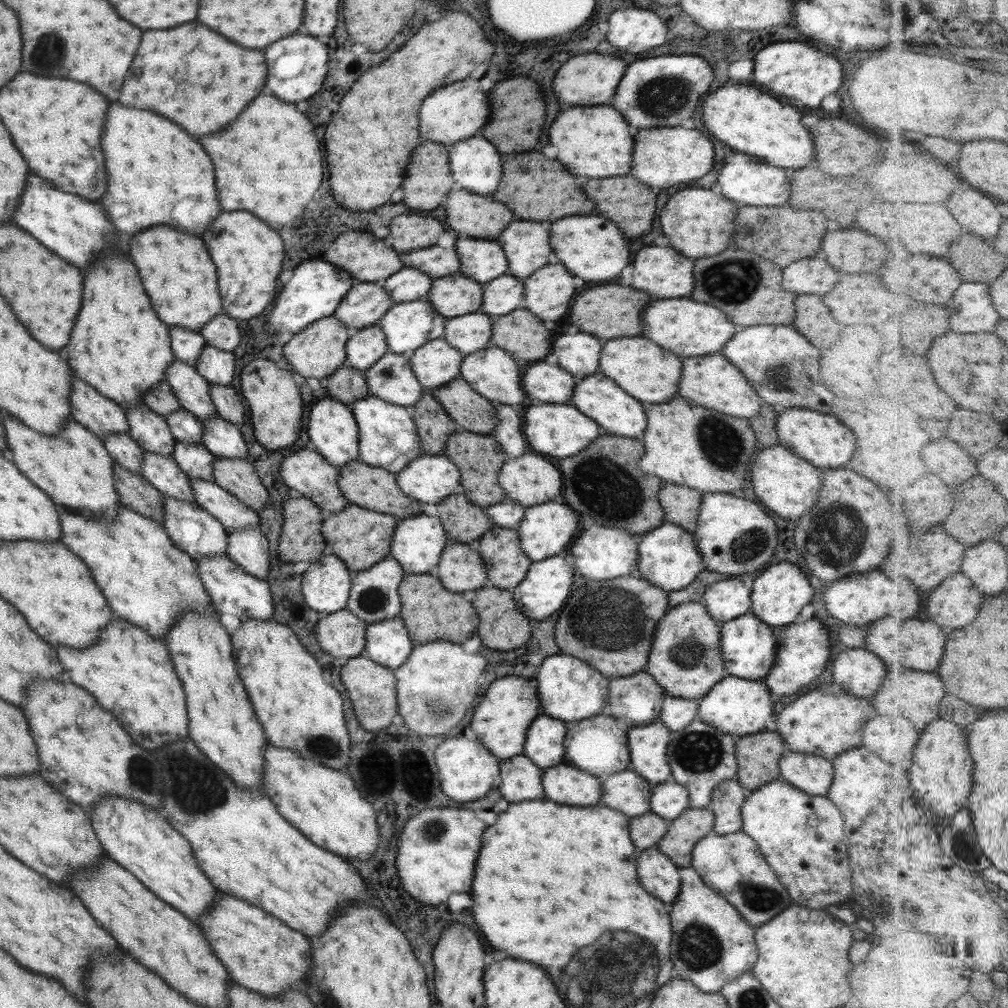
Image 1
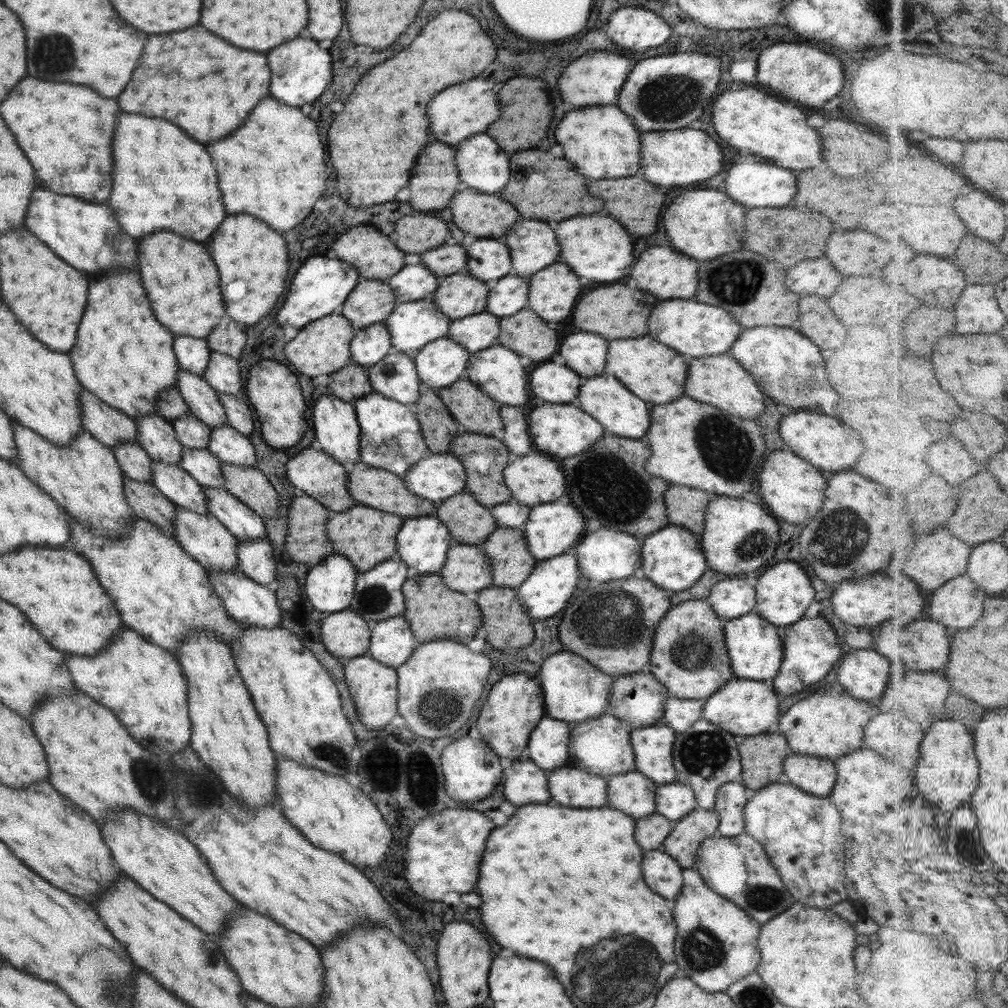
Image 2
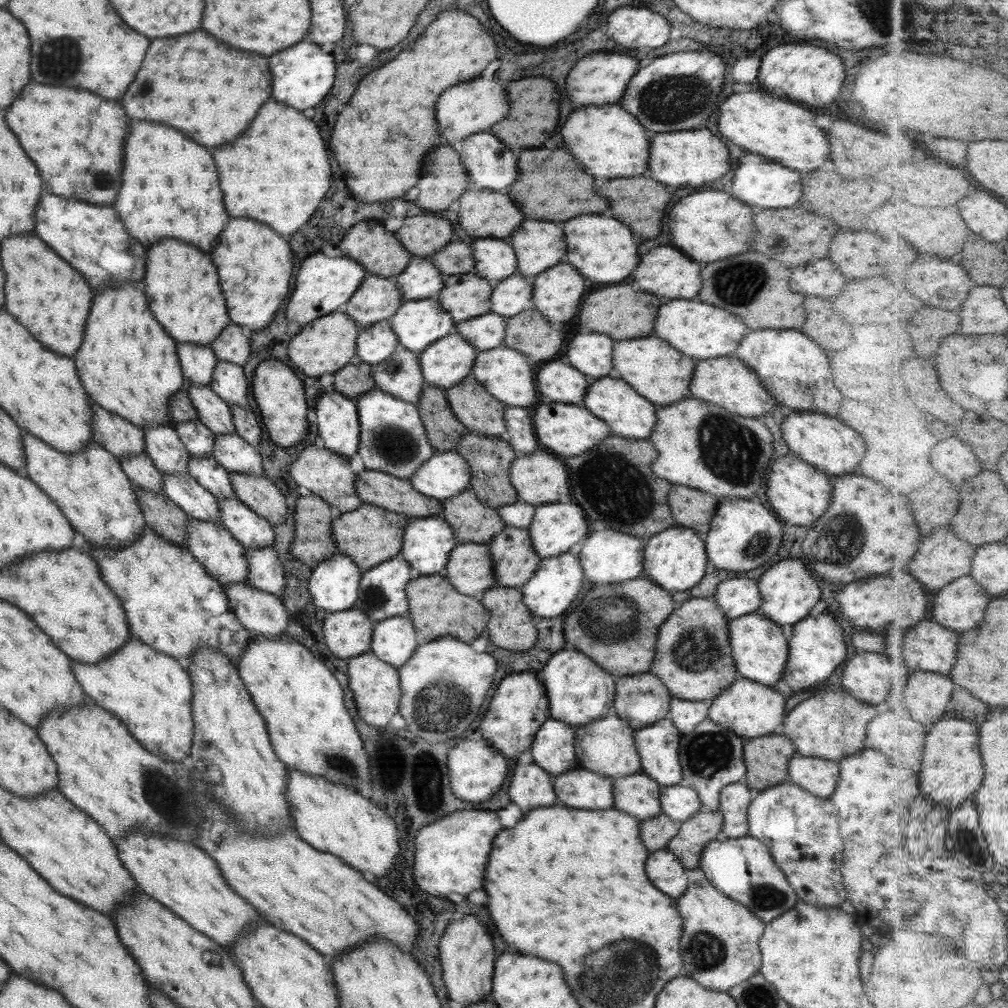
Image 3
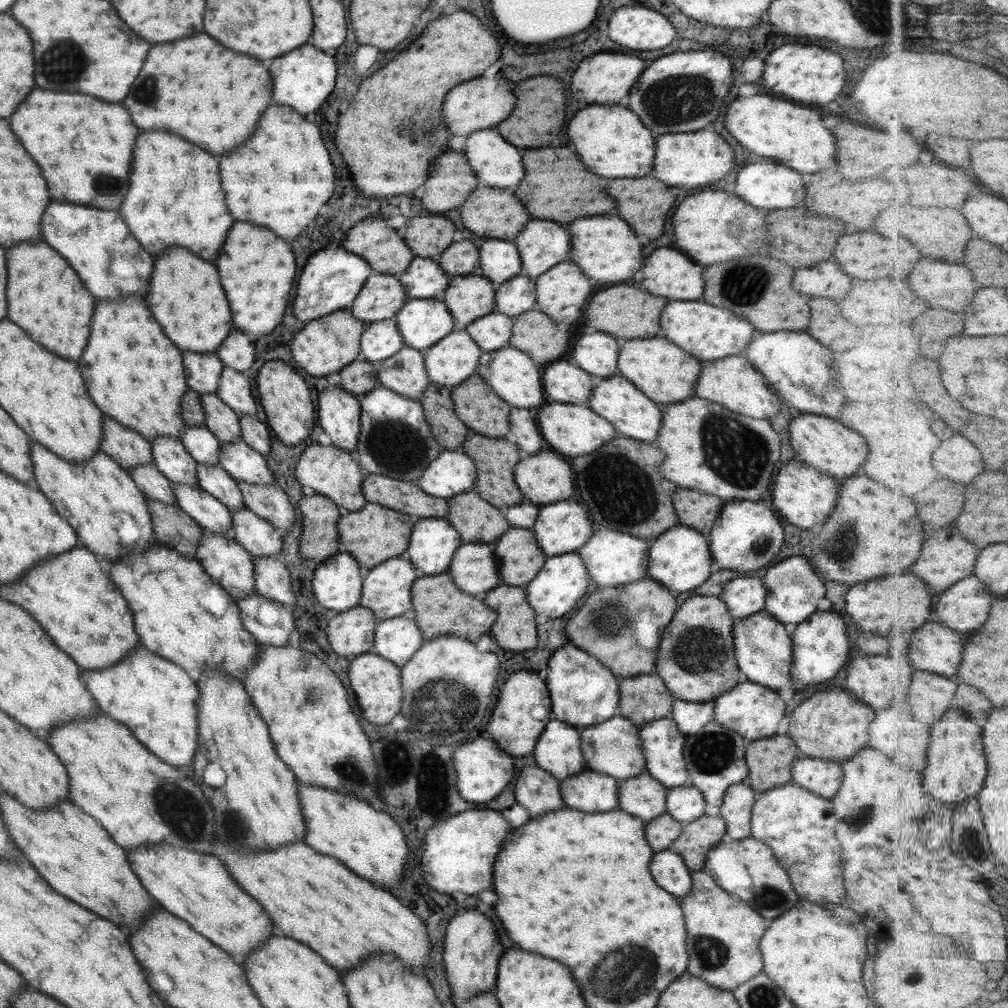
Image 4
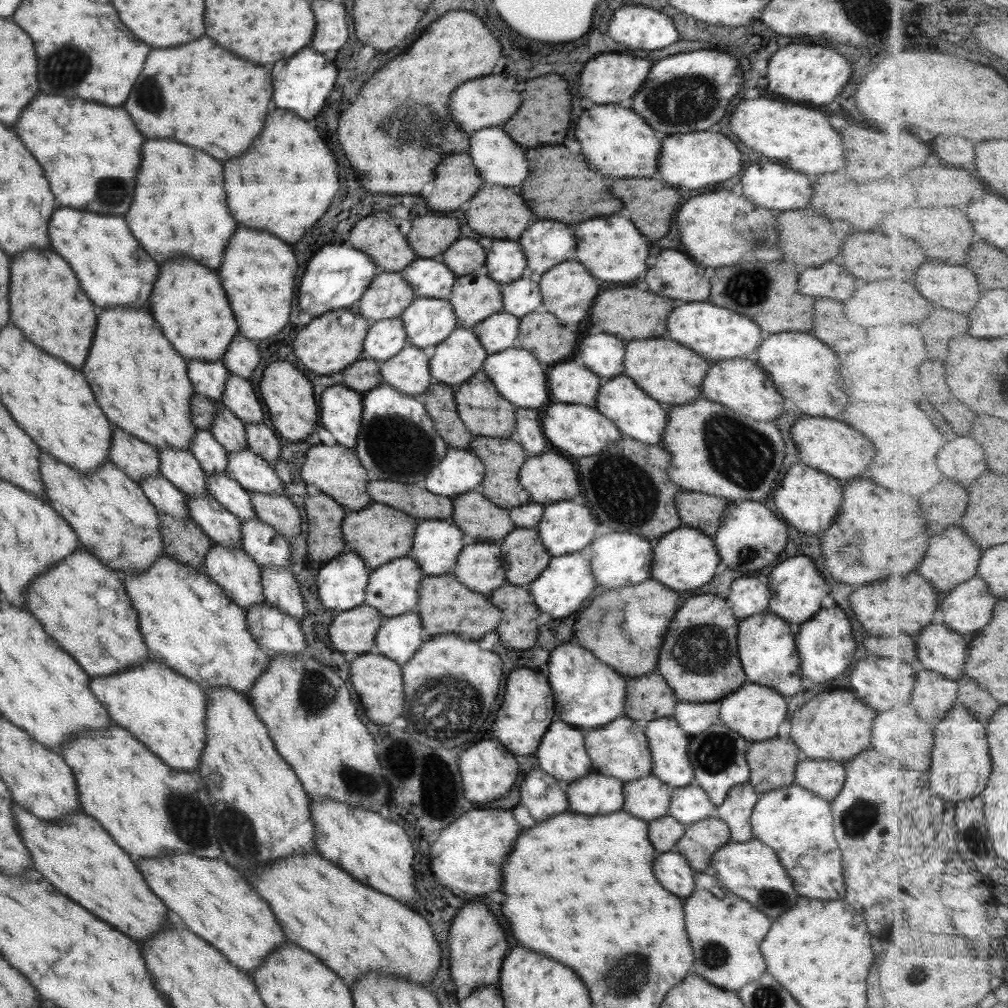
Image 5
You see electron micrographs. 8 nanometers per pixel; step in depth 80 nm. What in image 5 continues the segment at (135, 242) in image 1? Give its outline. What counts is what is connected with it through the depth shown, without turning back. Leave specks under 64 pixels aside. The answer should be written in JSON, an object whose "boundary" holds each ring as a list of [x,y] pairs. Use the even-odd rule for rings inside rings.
{"boundary":[[[179,256],[165,260],[159,266],[157,278],[159,280],[155,280],[153,284],[151,296],[147,300],[149,306],[145,310],[149,310],[155,322],[161,326],[163,336],[186,362],[221,360],[225,347],[237,332],[237,326],[217,274],[189,258]]]}

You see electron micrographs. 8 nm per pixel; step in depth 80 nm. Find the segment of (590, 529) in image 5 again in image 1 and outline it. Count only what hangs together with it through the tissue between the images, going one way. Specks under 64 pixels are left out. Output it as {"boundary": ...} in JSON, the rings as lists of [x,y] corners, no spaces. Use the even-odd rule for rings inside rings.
{"boundary":[[[551,501],[526,507],[519,522],[516,522],[519,546],[531,562],[555,556],[578,534],[581,529],[580,521],[579,515],[572,508],[553,504]]]}

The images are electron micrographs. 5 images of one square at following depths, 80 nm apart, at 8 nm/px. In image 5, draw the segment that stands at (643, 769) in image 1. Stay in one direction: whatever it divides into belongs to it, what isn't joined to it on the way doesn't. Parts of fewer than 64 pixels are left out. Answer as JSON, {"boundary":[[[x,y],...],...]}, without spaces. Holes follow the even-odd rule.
{"boundary":[[[671,717],[642,724],[651,757],[651,772],[671,788],[692,784],[693,773],[687,758],[690,736]]]}

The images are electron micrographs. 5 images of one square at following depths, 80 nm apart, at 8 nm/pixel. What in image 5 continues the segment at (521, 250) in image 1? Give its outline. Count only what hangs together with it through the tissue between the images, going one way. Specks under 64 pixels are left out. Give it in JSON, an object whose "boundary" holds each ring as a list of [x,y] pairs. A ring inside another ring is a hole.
{"boundary":[[[539,220],[529,224],[519,238],[519,246],[523,248],[527,270],[537,276],[559,262],[575,258],[573,230],[559,222]]]}

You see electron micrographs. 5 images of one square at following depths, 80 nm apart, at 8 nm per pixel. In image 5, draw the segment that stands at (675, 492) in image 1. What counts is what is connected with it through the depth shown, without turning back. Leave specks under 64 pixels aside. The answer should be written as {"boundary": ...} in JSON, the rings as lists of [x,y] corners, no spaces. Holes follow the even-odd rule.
{"boundary":[[[681,490],[681,492],[674,496],[674,507],[683,526],[697,529],[708,537],[717,530],[728,503],[728,499],[706,495],[700,492]]]}

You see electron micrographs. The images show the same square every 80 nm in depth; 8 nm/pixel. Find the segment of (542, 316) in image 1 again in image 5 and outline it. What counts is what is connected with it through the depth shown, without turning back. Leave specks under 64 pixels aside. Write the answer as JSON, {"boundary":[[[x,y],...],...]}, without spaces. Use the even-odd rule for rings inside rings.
{"boundary":[[[579,262],[557,264],[555,268],[552,267],[540,276],[538,286],[543,302],[540,304],[540,310],[550,312],[562,326],[577,324],[587,314],[595,294],[599,292],[599,284],[581,268]]]}

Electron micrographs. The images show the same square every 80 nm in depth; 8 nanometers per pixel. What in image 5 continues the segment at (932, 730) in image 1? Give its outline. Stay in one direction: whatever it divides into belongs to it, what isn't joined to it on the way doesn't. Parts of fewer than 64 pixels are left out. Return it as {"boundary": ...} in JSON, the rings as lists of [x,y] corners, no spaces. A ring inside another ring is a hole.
{"boundary":[[[957,704],[947,714],[947,722],[943,720],[937,730],[935,730],[935,748],[933,748],[933,766],[929,770],[931,774],[930,788],[935,790],[935,794],[943,796],[947,800],[959,801],[970,799],[981,795],[987,788],[987,780],[993,770],[993,758],[991,756],[991,746],[987,742],[987,728],[975,718],[975,713],[964,705]]]}

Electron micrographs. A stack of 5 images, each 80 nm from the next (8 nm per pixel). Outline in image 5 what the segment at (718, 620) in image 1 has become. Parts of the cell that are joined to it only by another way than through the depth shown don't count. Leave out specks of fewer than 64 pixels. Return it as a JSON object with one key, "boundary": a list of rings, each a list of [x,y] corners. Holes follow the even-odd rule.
{"boundary":[[[737,578],[729,585],[729,592],[724,598],[729,603],[733,616],[744,619],[767,610],[769,597],[766,581],[760,578]]]}

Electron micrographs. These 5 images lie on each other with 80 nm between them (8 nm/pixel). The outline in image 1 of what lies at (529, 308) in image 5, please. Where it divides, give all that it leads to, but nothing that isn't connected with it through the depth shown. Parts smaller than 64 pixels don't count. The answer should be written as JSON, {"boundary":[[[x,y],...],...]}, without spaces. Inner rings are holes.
{"boundary":[[[503,273],[482,285],[480,311],[491,318],[503,316],[512,310],[522,308],[522,281]]]}

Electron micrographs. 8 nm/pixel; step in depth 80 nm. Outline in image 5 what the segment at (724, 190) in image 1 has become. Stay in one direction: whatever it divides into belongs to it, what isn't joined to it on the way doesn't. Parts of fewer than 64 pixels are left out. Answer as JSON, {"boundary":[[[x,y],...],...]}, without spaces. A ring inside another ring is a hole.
{"boundary":[[[751,164],[749,168],[743,170],[739,184],[741,188],[737,192],[743,194],[743,197],[747,196],[747,200],[753,202],[753,205],[761,206],[765,210],[795,210],[805,206],[811,196],[807,178],[779,164]]]}

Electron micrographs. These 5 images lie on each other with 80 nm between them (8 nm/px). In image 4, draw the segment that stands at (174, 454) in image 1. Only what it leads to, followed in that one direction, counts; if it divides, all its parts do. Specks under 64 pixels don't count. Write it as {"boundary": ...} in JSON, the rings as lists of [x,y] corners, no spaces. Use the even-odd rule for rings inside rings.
{"boundary":[[[196,463],[195,474],[199,488],[224,504],[229,511],[244,507],[237,483],[218,464],[207,466]]]}

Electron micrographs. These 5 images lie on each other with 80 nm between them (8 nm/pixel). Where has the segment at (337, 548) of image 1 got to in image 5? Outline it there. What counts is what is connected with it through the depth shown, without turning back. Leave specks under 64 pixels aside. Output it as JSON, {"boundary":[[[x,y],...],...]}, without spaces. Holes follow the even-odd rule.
{"boundary":[[[371,504],[351,514],[346,512],[340,522],[344,551],[355,553],[363,561],[366,573],[370,575],[379,565],[391,559],[406,556],[406,552],[411,548],[413,530],[417,526],[413,518],[393,508],[385,508],[381,504]]]}

